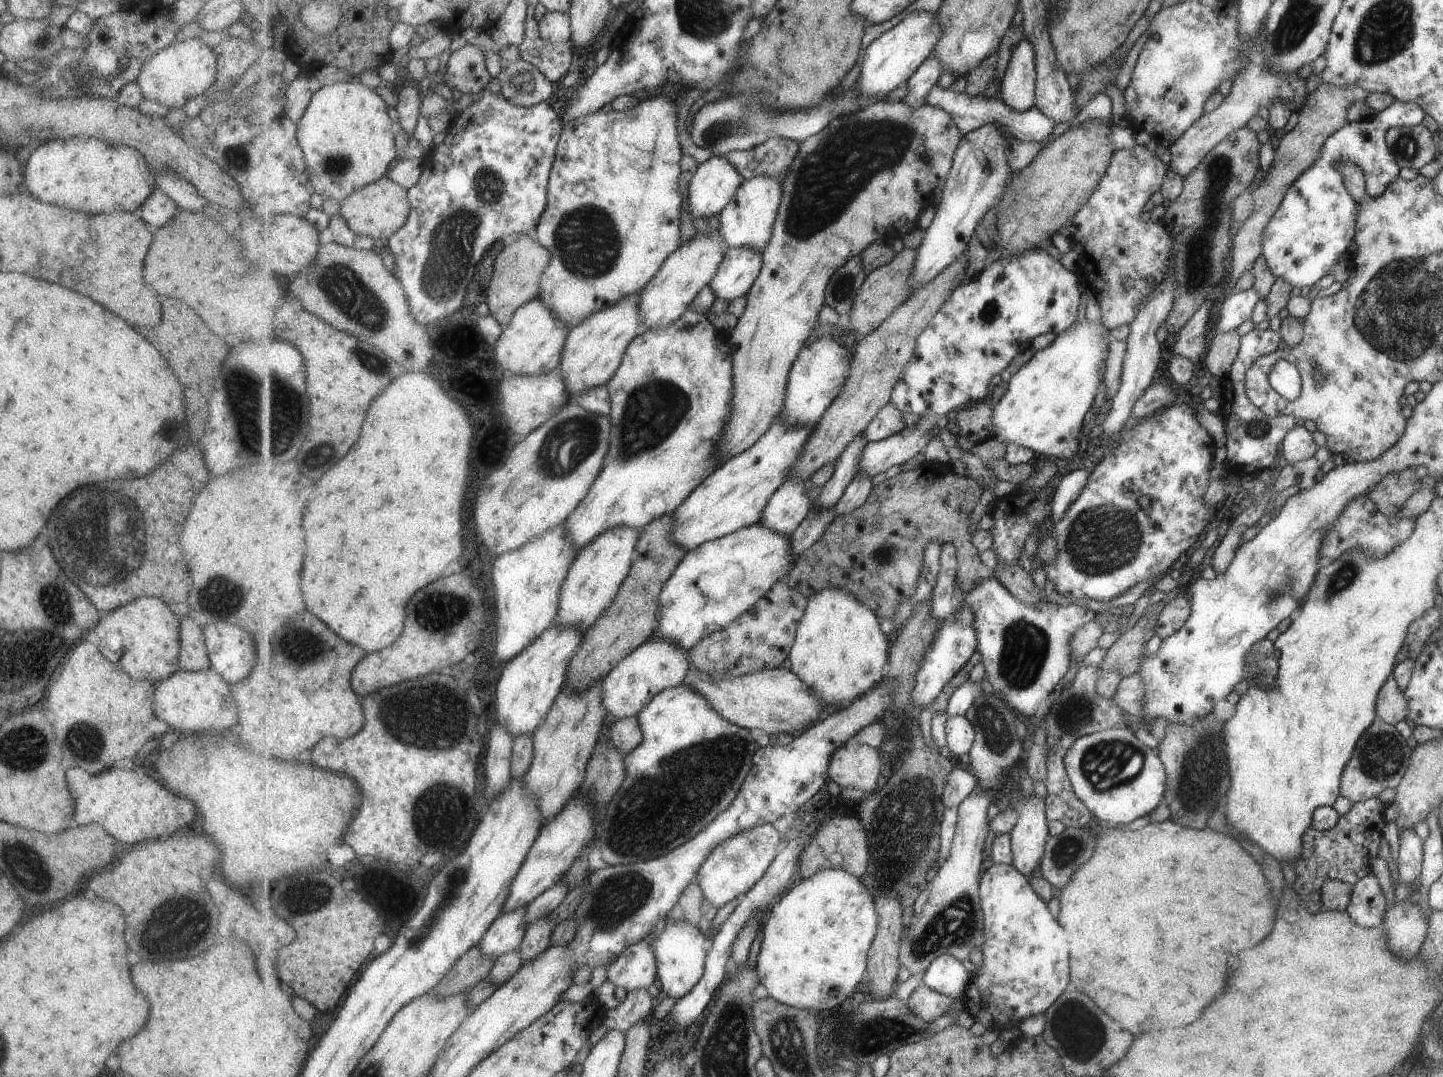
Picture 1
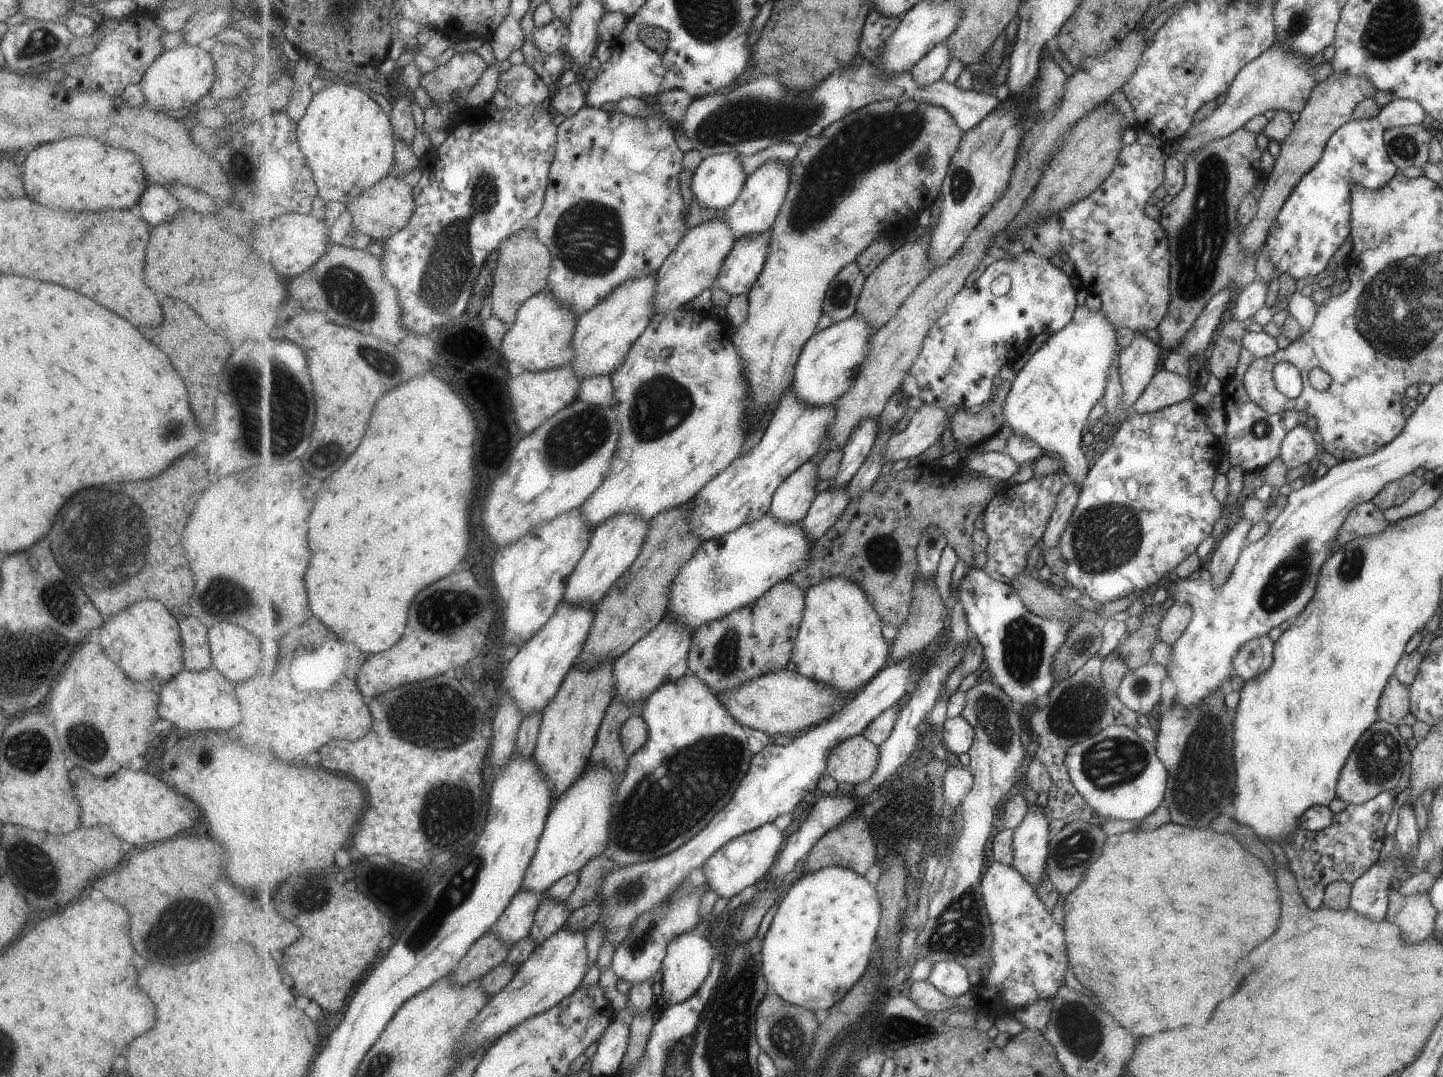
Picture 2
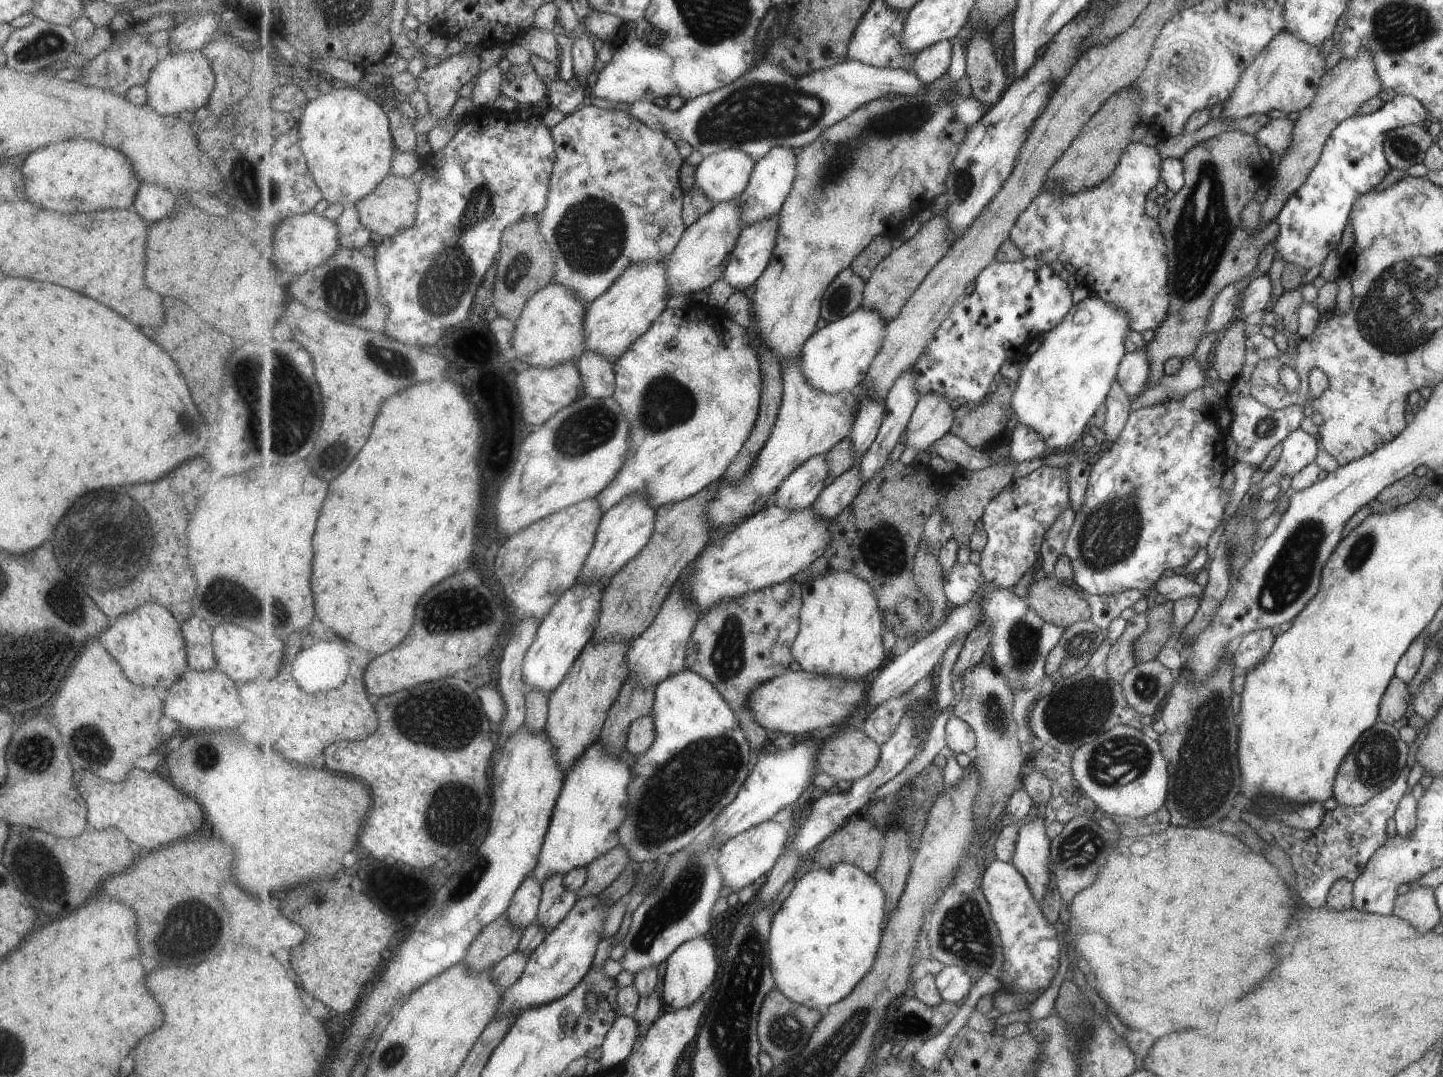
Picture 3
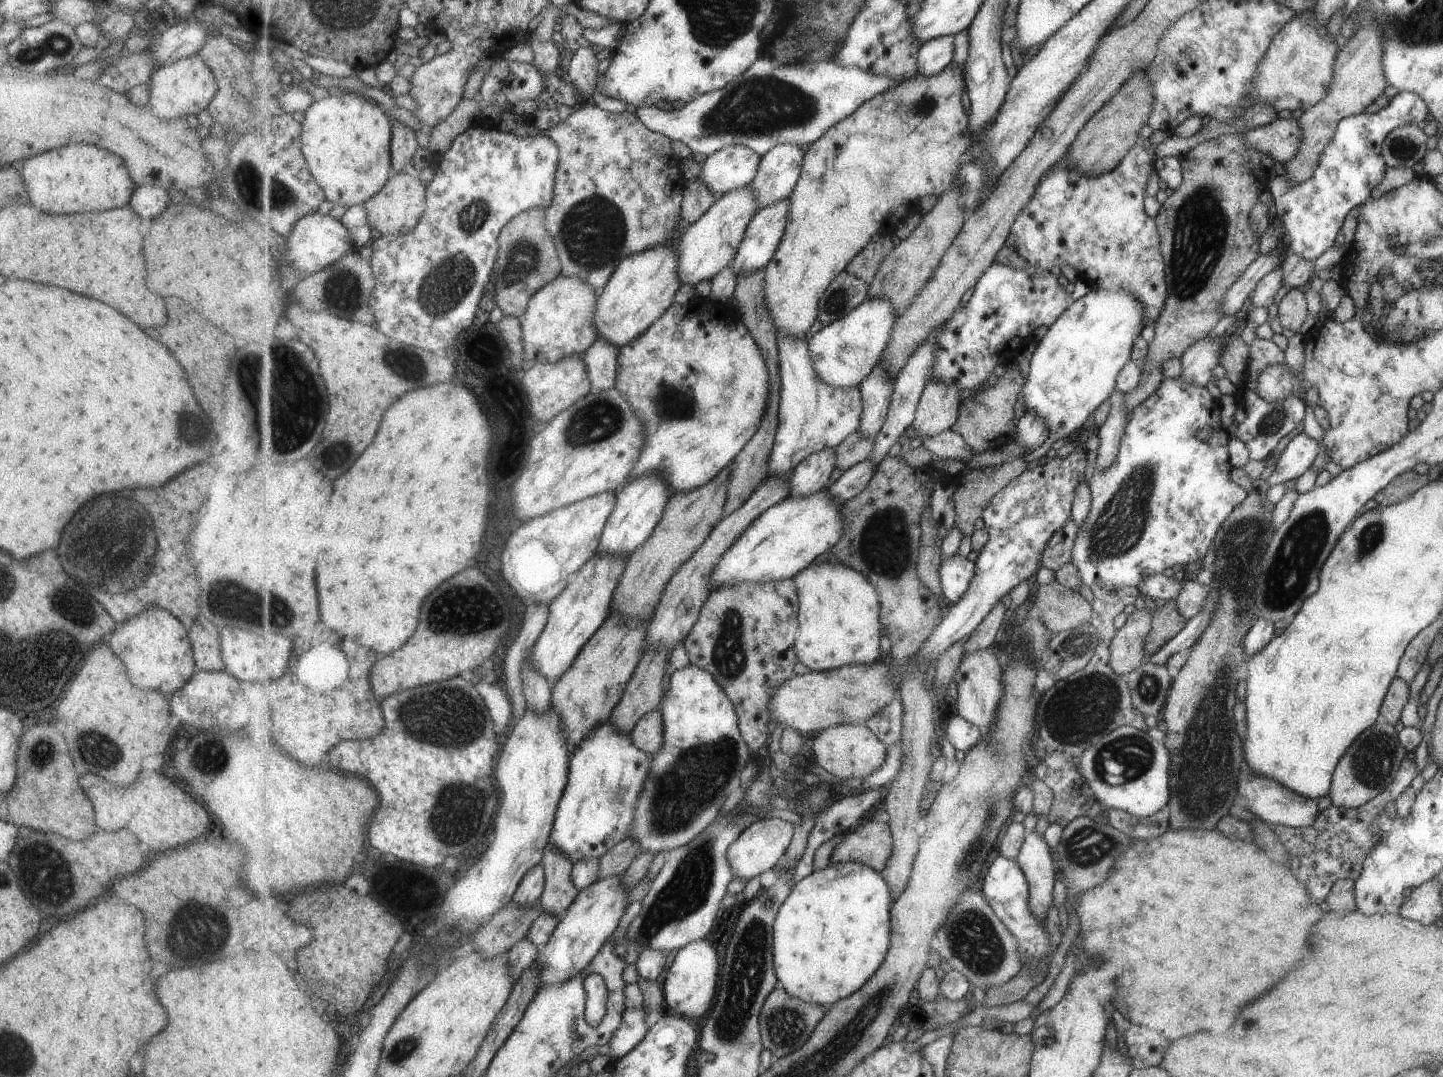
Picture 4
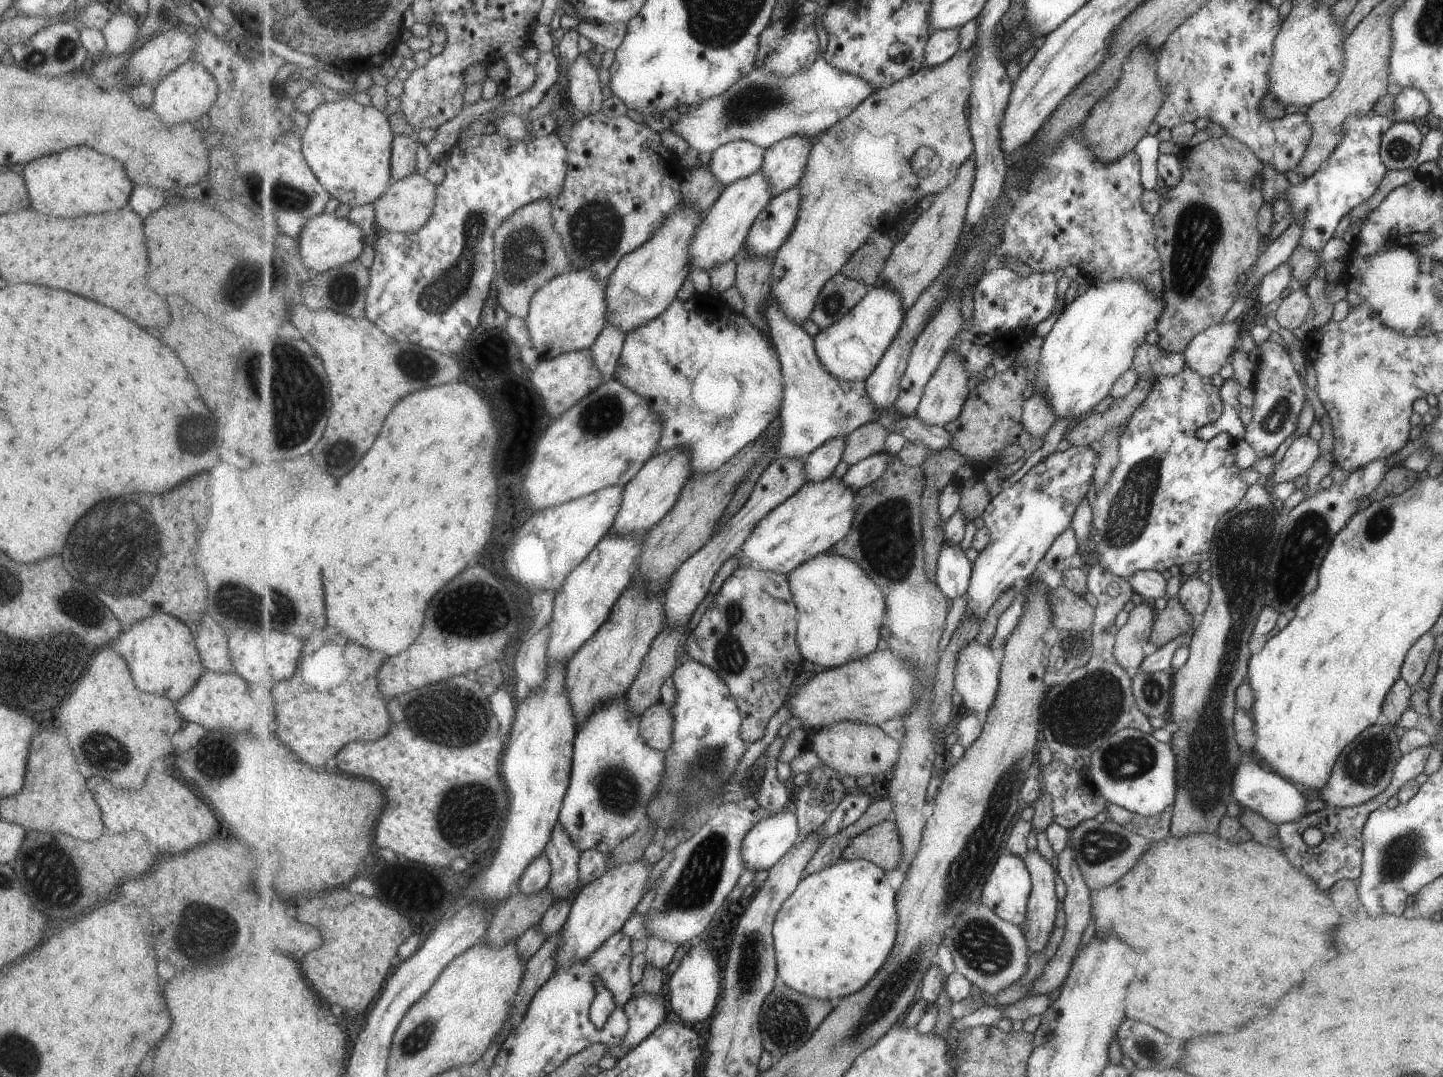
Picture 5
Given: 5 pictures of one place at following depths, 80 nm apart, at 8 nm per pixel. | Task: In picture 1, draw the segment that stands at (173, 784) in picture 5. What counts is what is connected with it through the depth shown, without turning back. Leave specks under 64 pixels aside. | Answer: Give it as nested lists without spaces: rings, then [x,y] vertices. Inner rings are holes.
[[[81,768],[65,770],[66,783],[74,804],[74,820],[77,824],[101,824],[113,838],[123,844],[135,844],[141,840],[151,840],[159,836],[170,836],[186,831],[187,824],[195,818],[195,806],[169,790],[165,790],[155,780],[129,772],[129,770],[109,770],[89,776]]]

